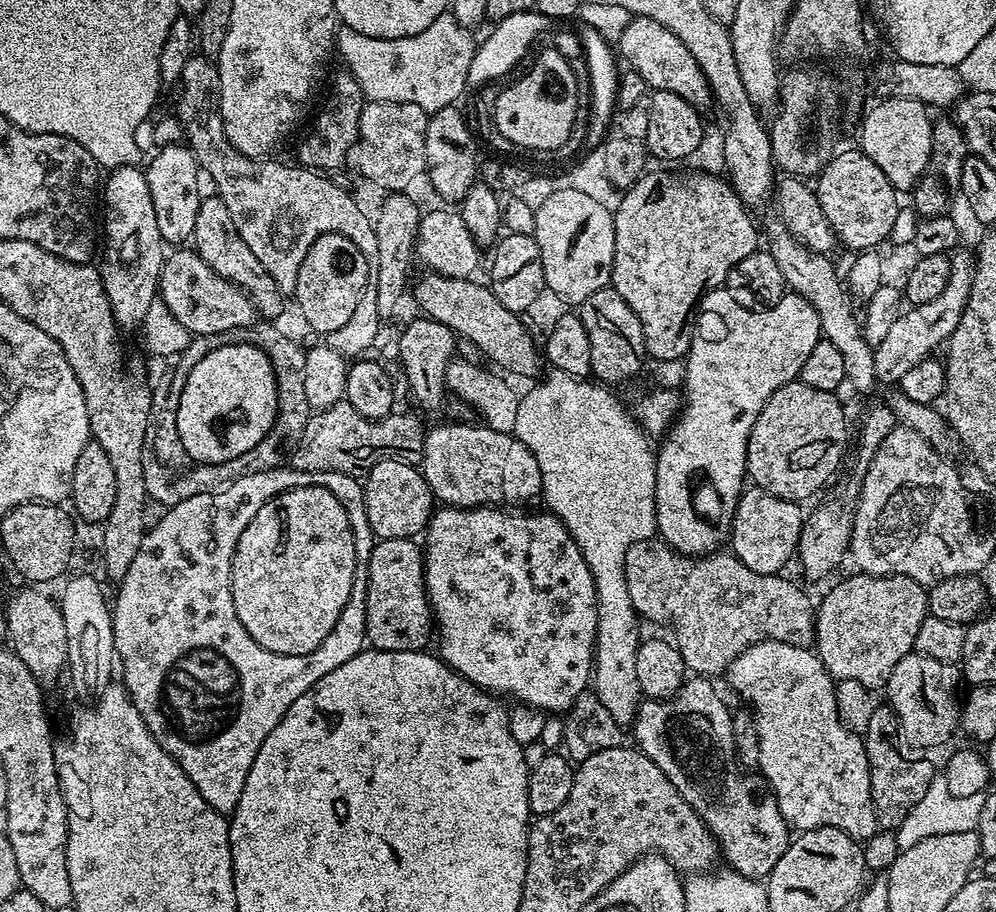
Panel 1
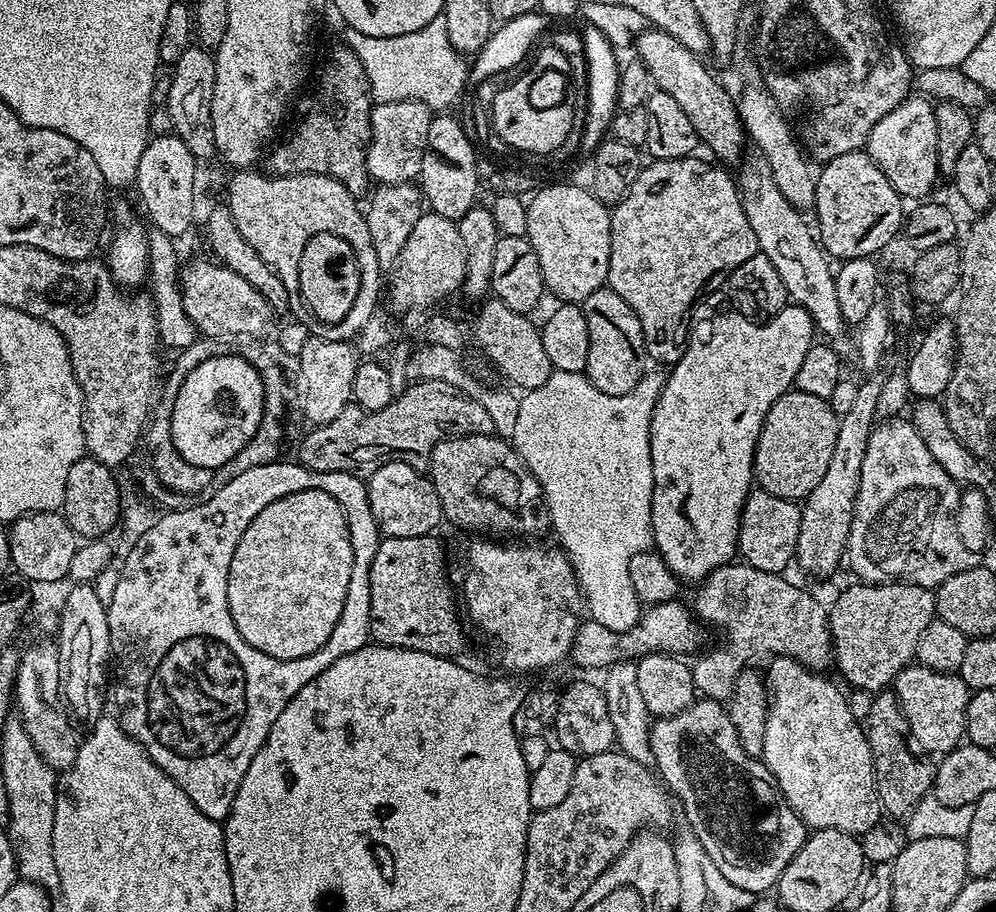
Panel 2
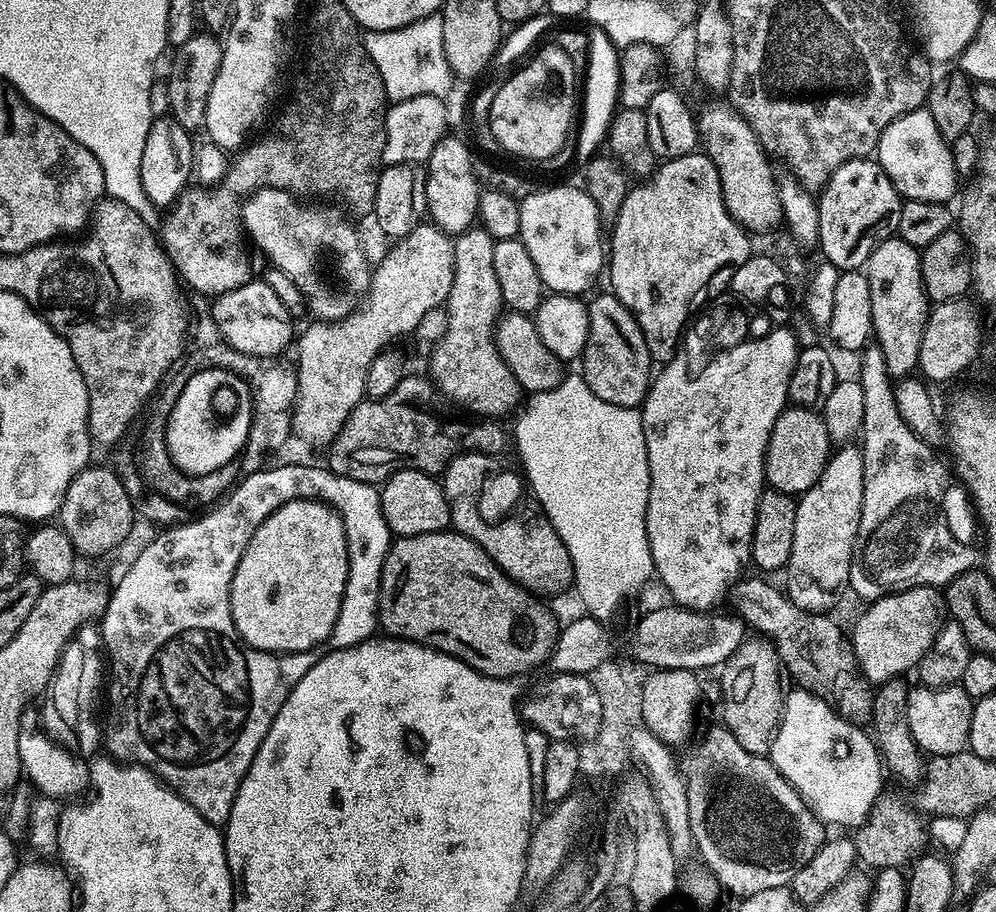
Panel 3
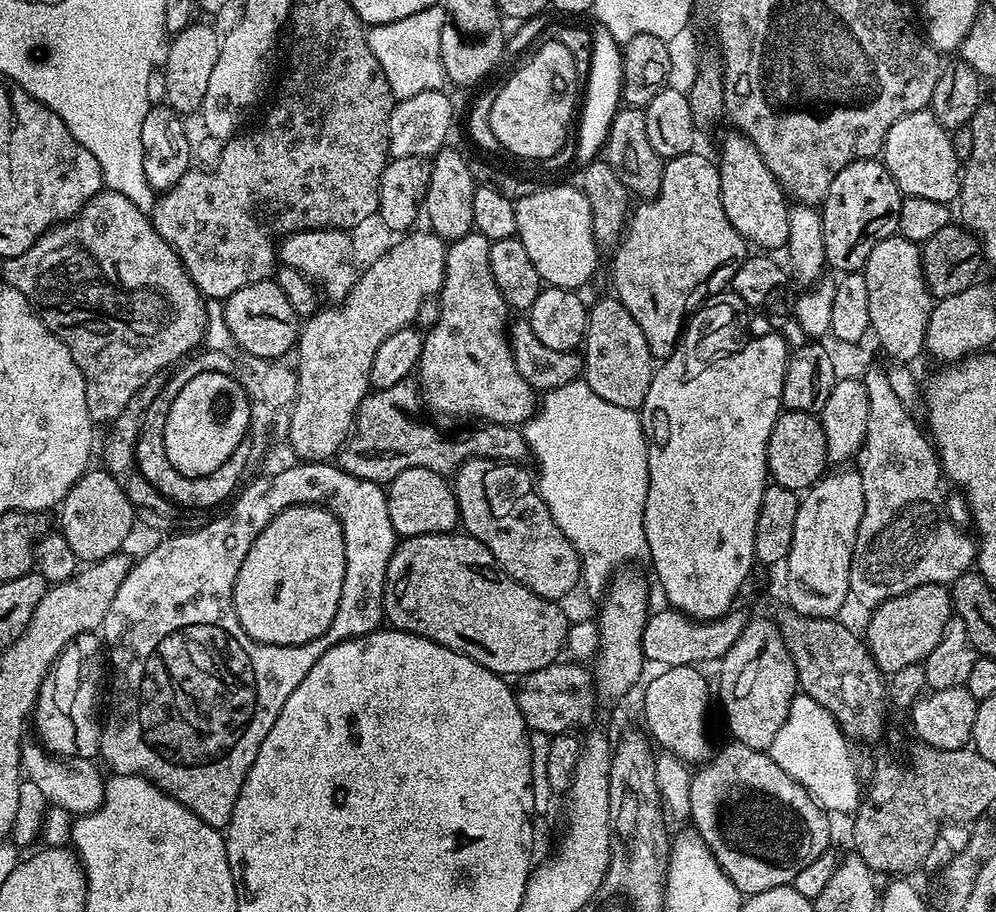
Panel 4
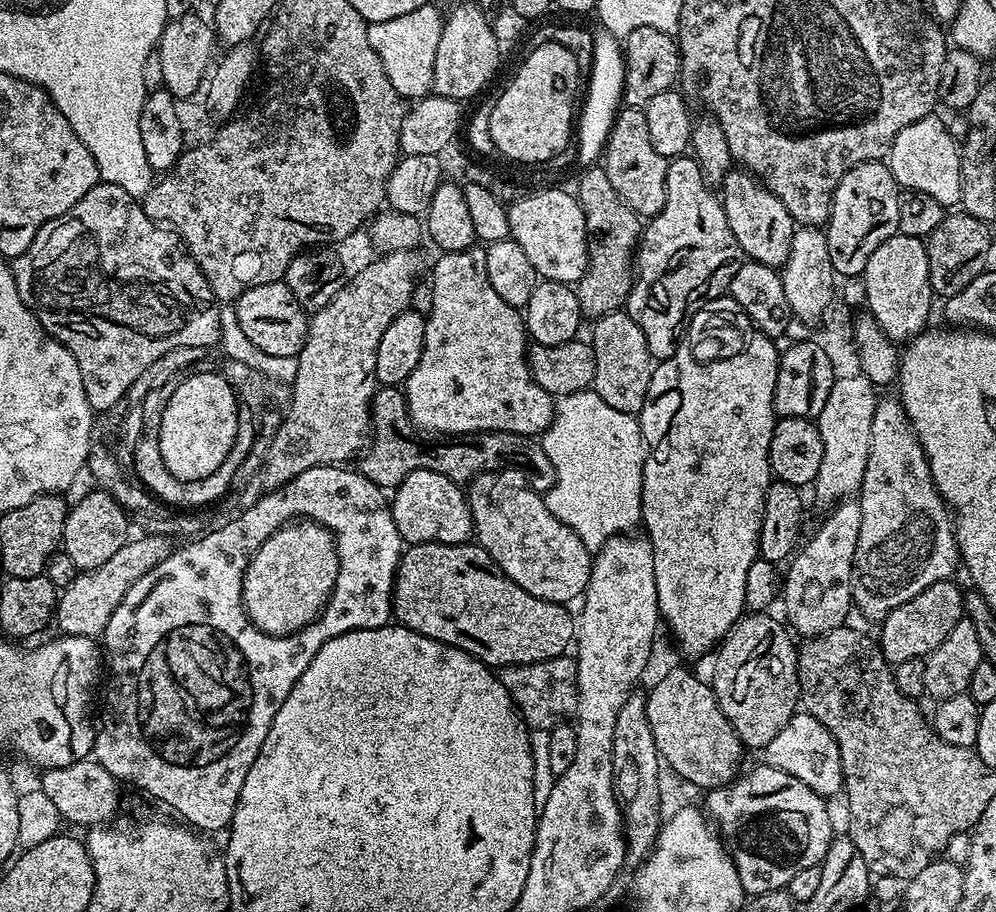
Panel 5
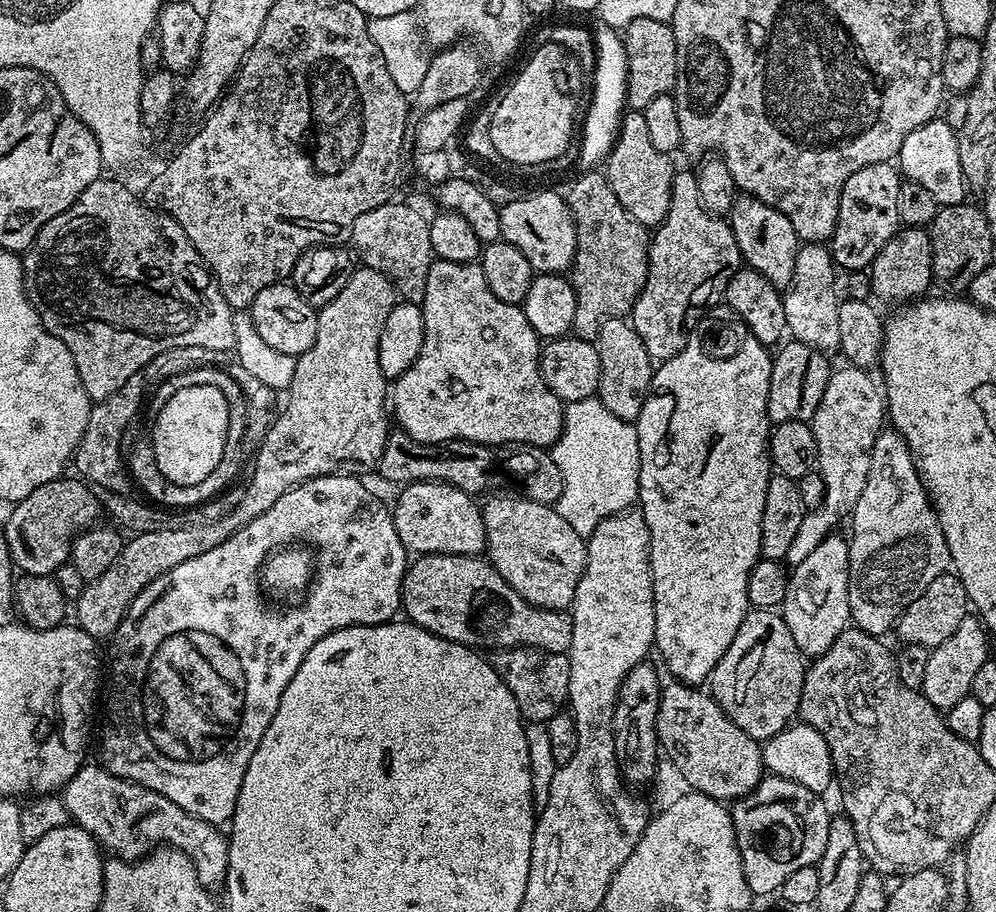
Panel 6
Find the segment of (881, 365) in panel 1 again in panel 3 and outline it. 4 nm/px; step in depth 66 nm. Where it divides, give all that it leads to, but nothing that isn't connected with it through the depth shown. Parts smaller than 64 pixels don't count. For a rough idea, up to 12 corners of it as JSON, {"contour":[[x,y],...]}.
{"contour":[[841,443],[796,500],[786,595],[828,610],[848,584],[864,493]]}

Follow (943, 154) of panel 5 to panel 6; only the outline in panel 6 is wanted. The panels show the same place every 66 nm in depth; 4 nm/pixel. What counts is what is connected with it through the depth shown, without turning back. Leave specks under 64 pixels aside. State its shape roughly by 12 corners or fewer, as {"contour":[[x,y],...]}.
{"contour":[[942,118],[906,134],[899,171],[937,205],[963,204],[958,132]]}

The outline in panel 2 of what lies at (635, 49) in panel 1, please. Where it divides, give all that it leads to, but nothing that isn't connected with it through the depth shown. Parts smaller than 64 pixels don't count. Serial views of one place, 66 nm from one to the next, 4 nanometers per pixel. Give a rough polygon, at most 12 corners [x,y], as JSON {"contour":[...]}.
{"contour":[[649,27],[634,41],[653,85],[703,147],[735,165],[746,131],[697,53]]}

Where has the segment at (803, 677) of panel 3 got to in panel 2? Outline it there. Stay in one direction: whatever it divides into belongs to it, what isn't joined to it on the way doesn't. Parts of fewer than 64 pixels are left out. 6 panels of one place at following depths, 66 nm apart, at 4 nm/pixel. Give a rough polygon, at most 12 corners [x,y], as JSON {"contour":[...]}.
{"contour":[[724,564],[694,612],[728,641],[695,657],[693,689],[731,701],[760,651],[833,667],[830,615],[783,575]]}

